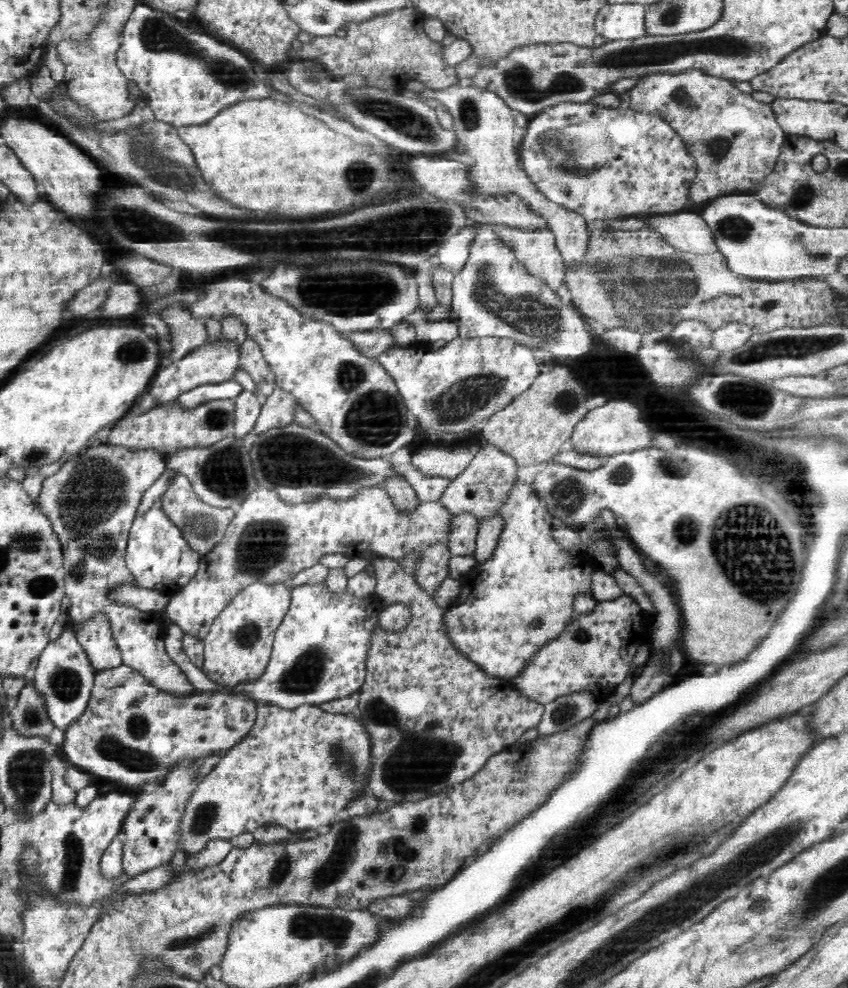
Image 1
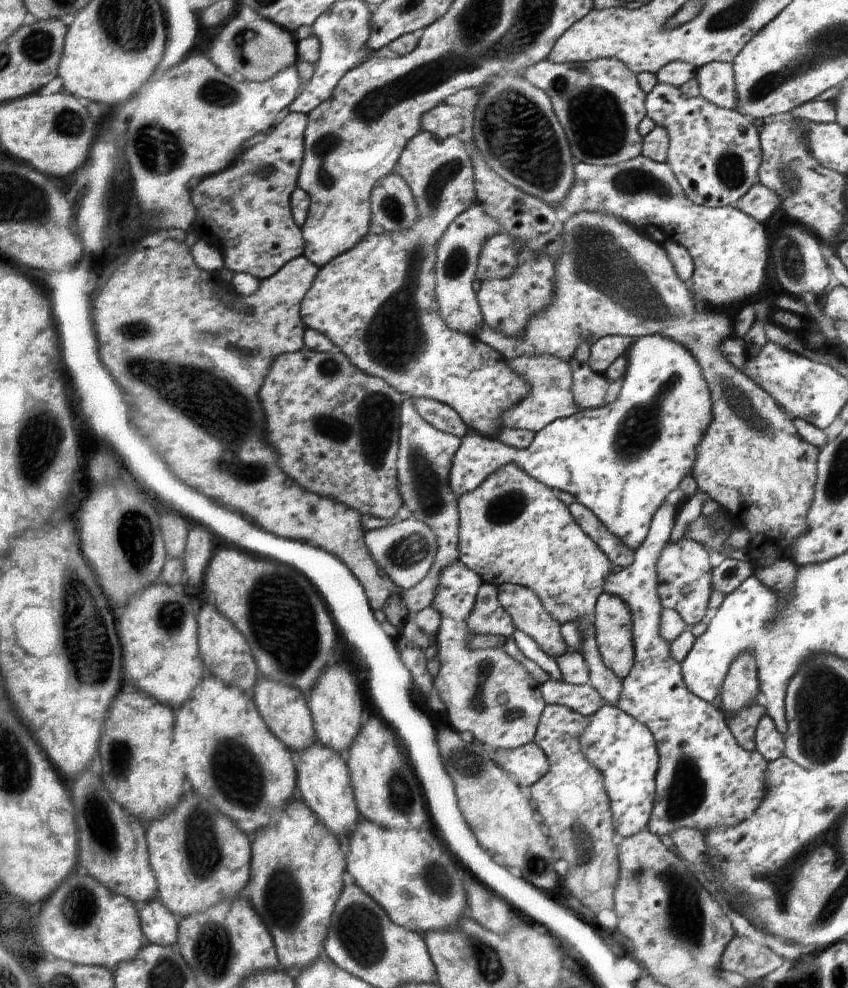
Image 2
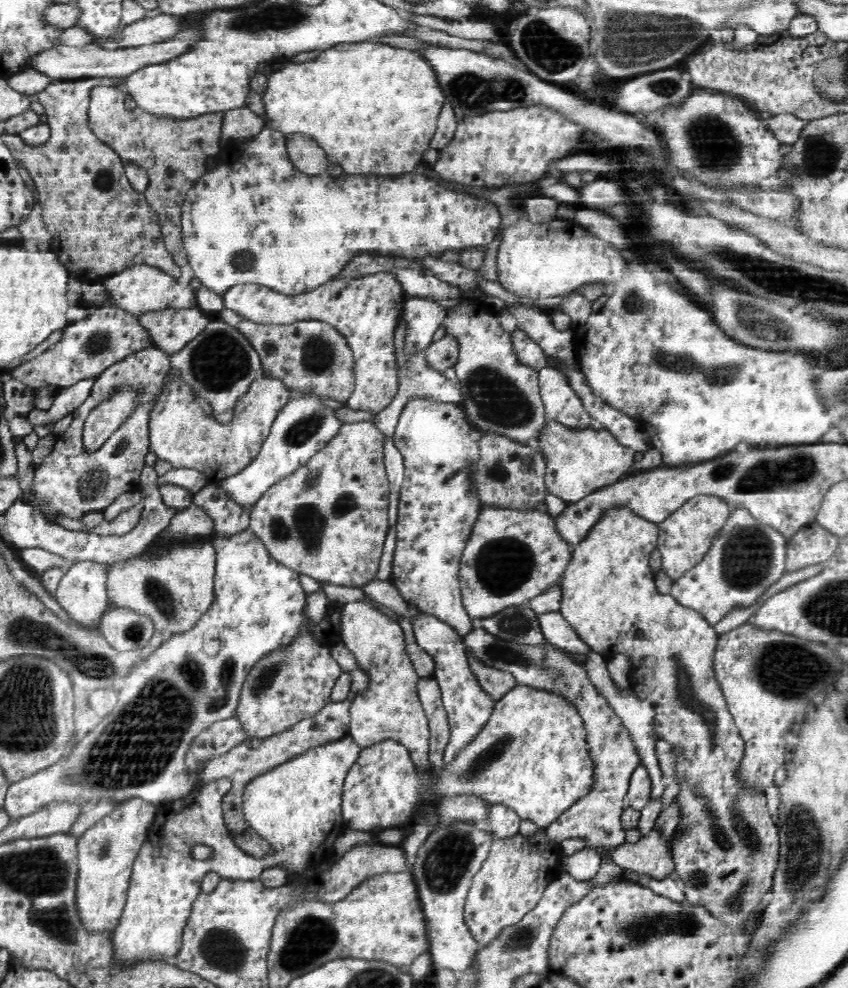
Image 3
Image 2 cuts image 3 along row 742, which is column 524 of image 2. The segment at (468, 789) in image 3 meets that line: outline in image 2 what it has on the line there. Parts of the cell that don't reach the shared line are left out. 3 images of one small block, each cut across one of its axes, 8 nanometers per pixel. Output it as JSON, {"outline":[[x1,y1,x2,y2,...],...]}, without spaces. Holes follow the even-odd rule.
{"outline":[[420,131,409,140,396,171,413,191,417,221,398,232,366,233,356,246,321,266,322,276,318,276,314,292,306,296,306,304,301,304,301,316,306,316,310,329,327,336,336,350,345,353,362,372,381,377,410,398,424,397,443,402,459,414,468,431,495,437,502,427,501,417,524,401,533,386,507,365,508,360,497,349,478,340,474,334,467,335,451,329,442,321,435,295,437,244,450,223,477,201,473,161,464,146,456,135,442,139,428,131],[508,463,489,476,473,491,461,494,459,498,460,562,473,569,482,582,499,587,504,583,522,585,533,590,541,599,541,603,562,625,574,623,581,630,579,650,587,662,589,684,592,685,604,702,617,706,621,700,623,680,604,663,595,641,596,604,604,590,605,580,610,572,610,560,606,554,588,538,580,526,570,516,568,508,554,495,552,489,542,481,535,479,520,465]]}

